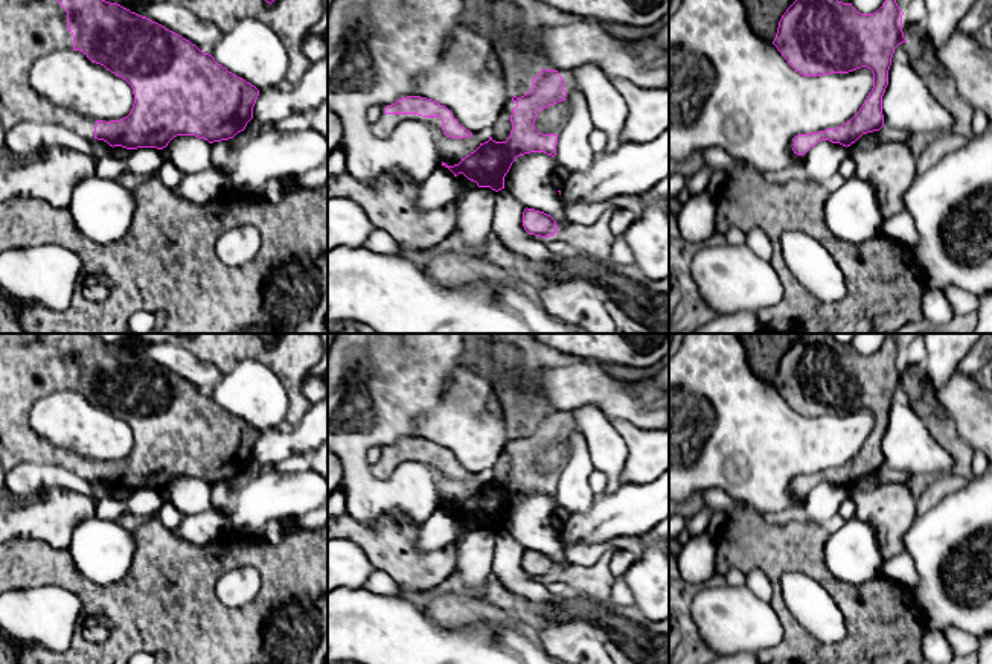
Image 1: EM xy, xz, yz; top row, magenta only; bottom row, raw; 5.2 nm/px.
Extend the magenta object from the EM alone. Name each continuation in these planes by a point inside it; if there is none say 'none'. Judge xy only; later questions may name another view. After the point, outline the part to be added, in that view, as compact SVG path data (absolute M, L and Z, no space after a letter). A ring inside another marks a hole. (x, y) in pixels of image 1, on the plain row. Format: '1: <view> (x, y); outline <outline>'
1: xy (32, 366); outline M0 334L0 460L6 472L21 463L37 463L94 480L94 460L53 446L29 423L30 408L38 399L70 390L73 376L67 369L67 352L55 341L55 334Z

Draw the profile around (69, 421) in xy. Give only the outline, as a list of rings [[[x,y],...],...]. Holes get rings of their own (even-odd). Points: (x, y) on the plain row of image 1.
[[[73,390],[38,399],[30,408],[29,423],[53,446],[94,461],[120,461],[134,445],[133,429],[125,420]]]

